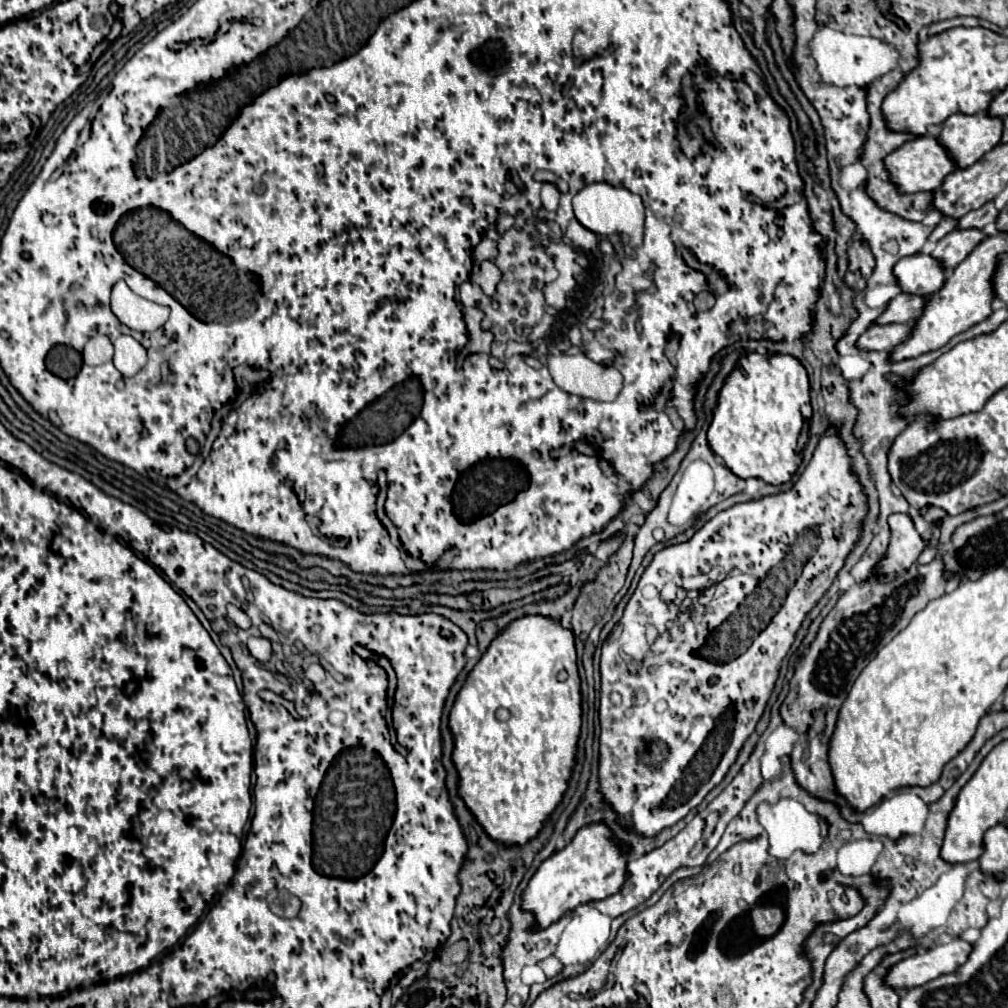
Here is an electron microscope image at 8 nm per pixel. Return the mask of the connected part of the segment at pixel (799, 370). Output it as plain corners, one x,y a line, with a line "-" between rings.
748,353
738,359
736,367
724,379
722,389
718,391
718,401
712,413
712,423
708,427
708,443
716,455
722,457
724,465
738,477
760,477
770,485
780,485
790,481
794,471
802,461
802,451
798,447
798,439
802,433
804,421
810,421
812,407
808,397
810,385
806,369
796,361
796,357
788,355
760,355

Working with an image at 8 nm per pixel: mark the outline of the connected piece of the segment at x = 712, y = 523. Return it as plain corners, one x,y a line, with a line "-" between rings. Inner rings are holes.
830,429
820,439
812,461
808,463
808,467
804,469
804,473
800,475
800,479
794,483
792,489
782,491
778,495
766,495
756,501
736,503
730,509
720,511
716,517
712,517
686,543
664,547
652,557
650,565
644,569
640,577
640,583
634,595
626,603
624,615
618,623
620,635
613,637
611,633
609,634
602,645
600,658
602,691
600,691
599,698
598,777
600,777
600,793
604,797
604,803
608,803
610,809
616,813
618,823
636,827
636,833
644,837
654,837
662,829
672,827
676,821
684,819
724,779
730,765
736,761
736,755
742,749
744,741
750,737
760,715
764,713
766,701
778,677
780,661
784,659
790,645
794,643
794,635
800,629
806,613
828,591
838,569
844,565
846,555
858,541
866,511
868,511
866,497
862,493
860,483
850,471
850,457
846,455
846,447
840,443
836,431
-
804,529
816,529
820,537
820,545
816,547
816,553
802,567
802,573
798,575
796,583
790,587
784,603
772,617
770,625
752,641
752,645
744,645
744,649
740,647
740,651
744,651
742,655
738,655
736,659
728,663
712,663
704,657
696,657
688,661
686,641
680,645
680,649
678,647
652,647
648,643
647,624
656,625
656,627
665,626
666,621
676,617
677,611
670,610
660,599
660,589
664,587
664,583
682,575
687,575
687,577
698,575
701,564
703,570
707,572
708,568
720,565
728,569
728,573
736,573
736,575
740,573
740,587
752,593
754,587
766,577
766,573
786,557
788,547
796,541
796,537
-
610,691
618,691
622,695
622,703
618,707
610,703
-
652,739
662,739
668,745
668,757
666,761
660,763
658,769
644,765
636,759
638,745
644,741
652,741

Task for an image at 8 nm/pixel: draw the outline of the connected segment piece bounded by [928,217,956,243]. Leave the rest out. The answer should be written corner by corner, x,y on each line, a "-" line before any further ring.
944,217
944,219
934,227
934,231
930,233
928,241
936,243
936,241
940,241
944,235
948,235
948,233
954,231
954,229
956,229
956,219
952,219
952,217

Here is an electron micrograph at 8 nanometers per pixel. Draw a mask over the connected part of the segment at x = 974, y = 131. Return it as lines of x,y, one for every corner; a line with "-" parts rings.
986,113
976,115
952,115
944,121
938,135
940,145
944,145
948,157
958,169
966,169
980,161
990,149
1000,143
1002,119
988,117

